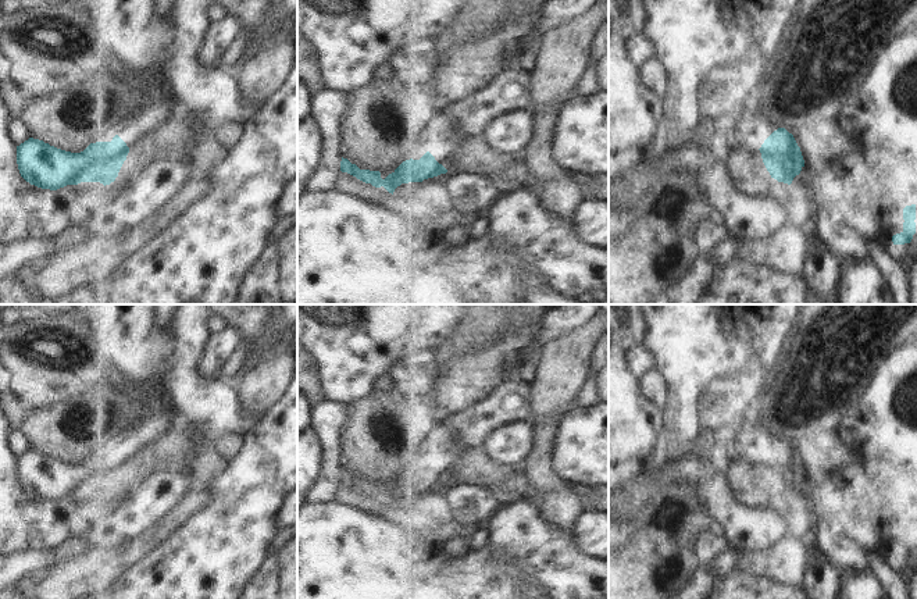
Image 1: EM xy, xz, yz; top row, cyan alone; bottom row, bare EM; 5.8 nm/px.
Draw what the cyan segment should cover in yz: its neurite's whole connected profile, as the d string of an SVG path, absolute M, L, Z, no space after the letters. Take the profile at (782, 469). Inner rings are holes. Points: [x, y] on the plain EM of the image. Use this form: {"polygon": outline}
{"polygon": "M743 404L722 417L735 421L742 429L741 454L749 460L759 460L771 489L791 496L804 478L800 459L785 439L773 442L768 435L754 432L746 420L747 414L747 407Z"}

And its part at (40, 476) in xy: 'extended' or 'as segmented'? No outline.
extended

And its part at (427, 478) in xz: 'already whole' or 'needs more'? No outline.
needs more

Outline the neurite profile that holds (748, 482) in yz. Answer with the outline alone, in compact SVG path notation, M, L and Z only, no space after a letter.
M742 457L728 474L732 496L741 503L763 499L771 489L759 460Z

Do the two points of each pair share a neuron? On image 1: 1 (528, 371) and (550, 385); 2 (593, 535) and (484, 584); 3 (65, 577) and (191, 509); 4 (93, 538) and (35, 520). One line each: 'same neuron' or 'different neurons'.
1: different neurons
2: different neurons
3: same neuron
4: different neurons

